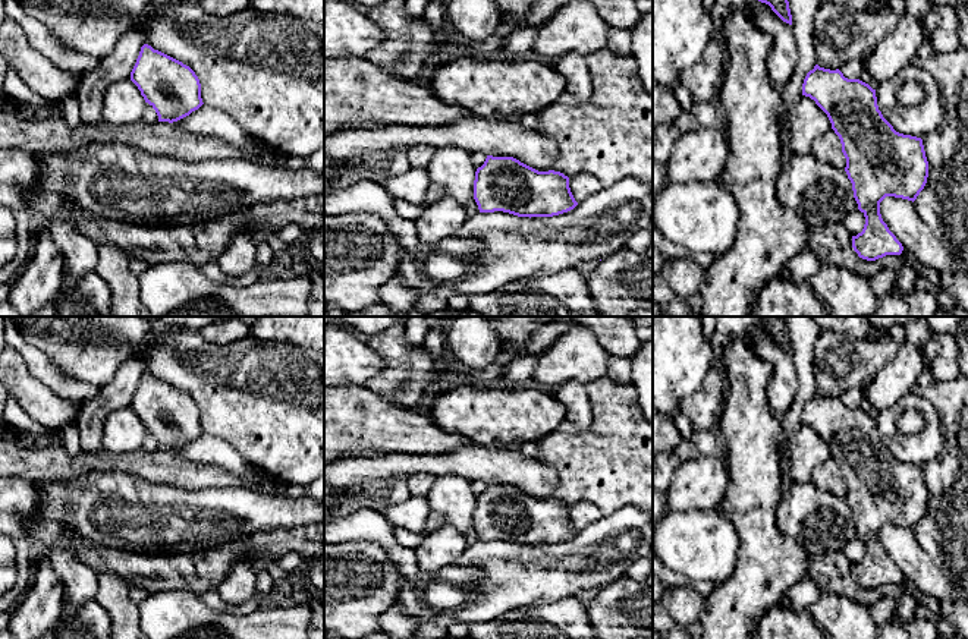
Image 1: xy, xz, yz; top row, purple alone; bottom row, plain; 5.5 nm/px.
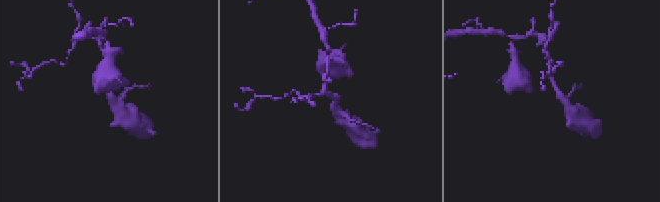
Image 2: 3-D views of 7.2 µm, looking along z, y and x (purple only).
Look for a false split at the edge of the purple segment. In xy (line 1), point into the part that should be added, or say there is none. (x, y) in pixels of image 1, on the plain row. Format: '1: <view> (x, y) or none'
1: none

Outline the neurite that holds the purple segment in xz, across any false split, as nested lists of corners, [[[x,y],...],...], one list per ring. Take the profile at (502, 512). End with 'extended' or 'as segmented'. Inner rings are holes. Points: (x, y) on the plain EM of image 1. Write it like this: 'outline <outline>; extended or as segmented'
outline [[[487,484],[477,497],[474,509],[474,528],[480,541],[503,539],[518,545],[553,545],[573,538],[575,529],[569,506],[560,500],[538,500],[513,485]]]; as segmented

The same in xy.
outline [[[148,372],[141,375],[131,409],[155,438],[158,450],[177,450],[204,432],[195,400]]]; as segmented

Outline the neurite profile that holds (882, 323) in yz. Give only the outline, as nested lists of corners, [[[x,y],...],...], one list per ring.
[[[865,317],[873,328],[879,328],[886,333],[895,325],[906,327],[911,321],[918,318],[921,317]]]

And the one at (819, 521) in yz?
[[[793,482],[783,492],[777,526],[808,555],[842,551],[849,541],[858,538],[846,500],[813,482]]]

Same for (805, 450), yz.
[[[810,425],[793,429],[786,446],[786,470],[793,482],[811,482],[814,469],[832,457],[827,443]]]

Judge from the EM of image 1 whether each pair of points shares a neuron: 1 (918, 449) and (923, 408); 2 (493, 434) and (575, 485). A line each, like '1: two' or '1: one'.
1: one
2: two

